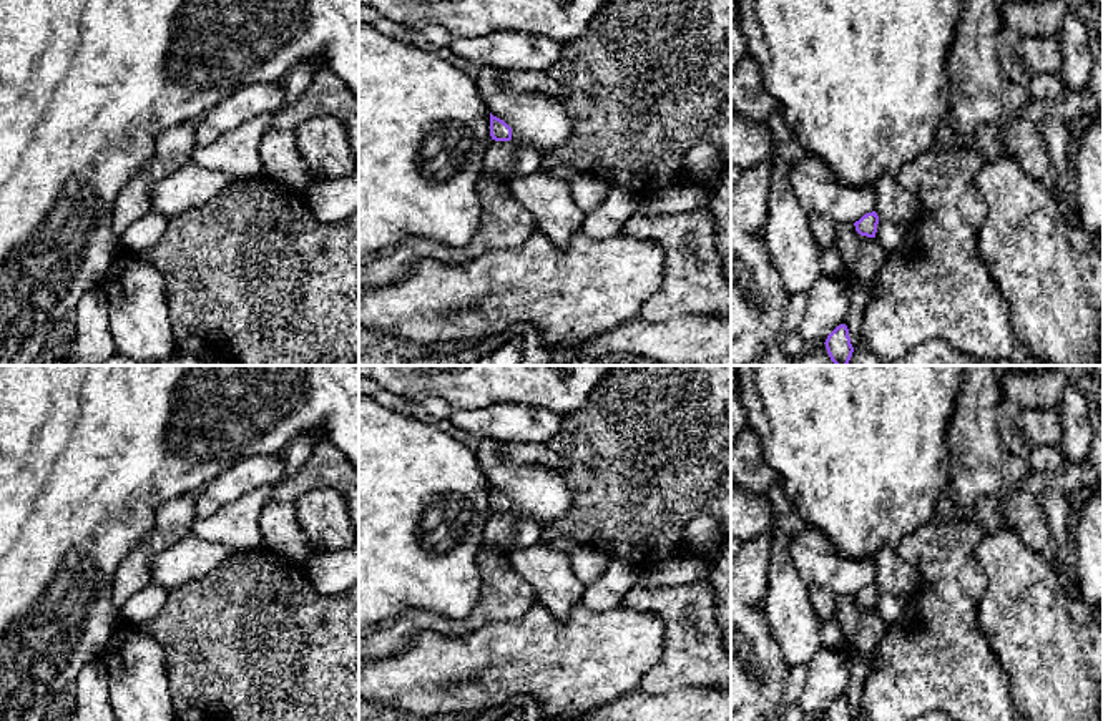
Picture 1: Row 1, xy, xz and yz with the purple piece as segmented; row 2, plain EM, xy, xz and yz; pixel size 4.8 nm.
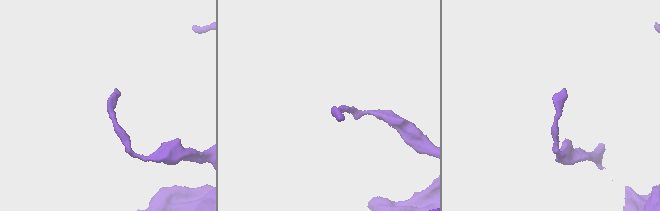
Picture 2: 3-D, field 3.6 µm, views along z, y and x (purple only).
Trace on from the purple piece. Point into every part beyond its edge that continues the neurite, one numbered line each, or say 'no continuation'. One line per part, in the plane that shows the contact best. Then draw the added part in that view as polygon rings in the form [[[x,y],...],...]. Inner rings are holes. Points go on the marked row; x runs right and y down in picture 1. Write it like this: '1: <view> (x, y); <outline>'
no continuation

